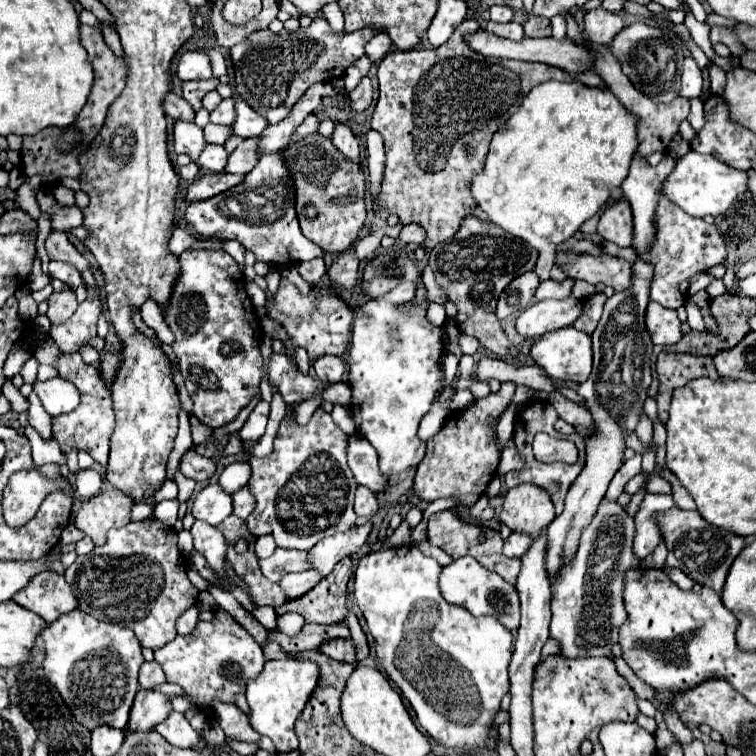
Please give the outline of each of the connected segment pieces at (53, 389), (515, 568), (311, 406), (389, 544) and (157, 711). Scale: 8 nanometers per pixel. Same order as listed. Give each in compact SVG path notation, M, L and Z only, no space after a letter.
M54 377L48 381L36 381L32 387L34 387L34 393L40 397L44 409L50 415L68 413L76 409L80 403L80 395L76 387L72 387L72 383L68 383L66 379Z
M440 511L434 513L428 521L428 541L436 547L440 547L442 551L446 551L448 555L452 555L454 559L470 555L474 557L480 565L484 565L490 571L500 573L504 579L508 579L510 583L516 581L518 571L520 571L520 559L518 557L504 557L502 553L502 537L498 531L488 529L488 527L478 527L478 525L468 525L462 523L456 513L452 511Z
M312 397L312 399L306 399L304 403L300 403L298 407L296 407L296 419L300 421L300 423L306 423L308 419L310 419L310 415L312 415L312 411L316 411L316 407L322 403L322 399L320 397Z
M404 505L404 507L402 507L402 511L400 511L402 525L400 525L394 531L393 535L384 541L382 550L391 549L392 547L403 547L404 545L410 545L411 533L413 529L407 525L408 523L405 520L406 511L408 511L408 509L410 509L410 505Z
M140 689L136 693L132 711L130 711L130 721L128 721L128 731L148 731L154 729L164 715L172 711L168 697L150 691L150 689Z

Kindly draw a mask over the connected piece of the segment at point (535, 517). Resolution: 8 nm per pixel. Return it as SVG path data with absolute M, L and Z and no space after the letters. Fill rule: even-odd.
M524 483L508 489L508 493L504 495L500 521L512 531L520 529L528 535L538 535L542 527L552 523L552 519L554 505L548 491L532 483Z

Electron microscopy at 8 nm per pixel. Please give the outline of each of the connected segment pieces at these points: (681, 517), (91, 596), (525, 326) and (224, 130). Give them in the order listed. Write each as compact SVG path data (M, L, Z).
M672 509L662 515L662 533L664 541L668 545L668 559L666 567L676 567L682 569L686 575L690 575L694 581L712 587L716 593L722 591L722 585L726 581L728 569L736 555L742 551L746 545L744 537L732 535L720 527L712 527L706 523L698 511L684 511L684 509Z
M156 517L138 523L128 523L122 529L108 531L108 539L102 547L94 547L90 555L78 557L64 571L64 579L72 587L74 597L78 599L78 609L92 613L96 619L106 619L106 623L112 621L114 625L132 629L142 647L158 649L164 643L172 641L176 637L176 619L190 605L194 605L198 597L198 589L186 577L188 561L184 555L180 555L176 541L178 533L172 527L162 525Z
M576 297L546 299L530 305L516 321L516 331L524 339L538 339L540 335L568 327L580 317L580 301Z
M208 123L204 127L204 139L208 143L224 143L228 137L232 135L232 129L230 127L224 127L224 125L214 125L214 123Z

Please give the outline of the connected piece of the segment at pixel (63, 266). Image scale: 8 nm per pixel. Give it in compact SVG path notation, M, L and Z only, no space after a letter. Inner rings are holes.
M50 261L50 263L48 263L48 273L50 273L50 277L68 283L72 289L76 289L76 287L86 287L86 283L84 283L84 279L82 279L82 273L80 273L74 265L70 265L70 263Z

